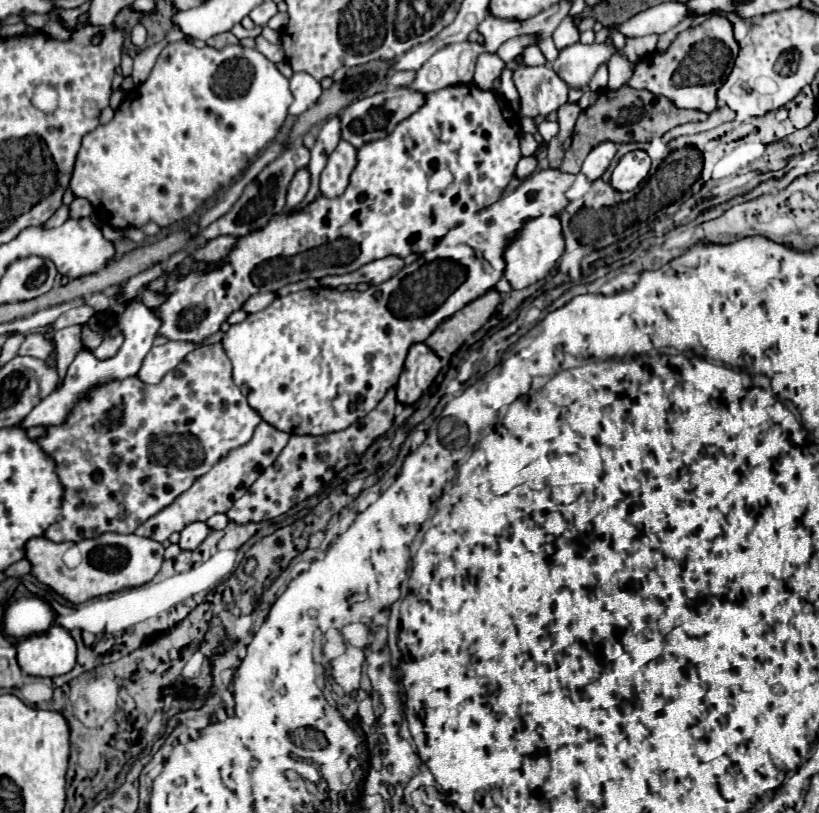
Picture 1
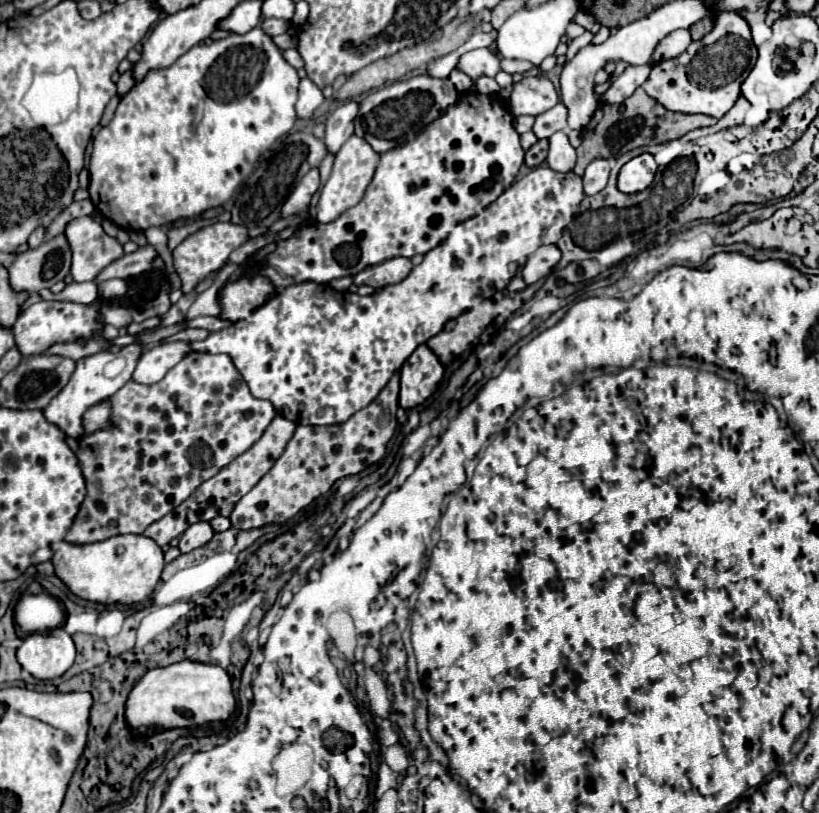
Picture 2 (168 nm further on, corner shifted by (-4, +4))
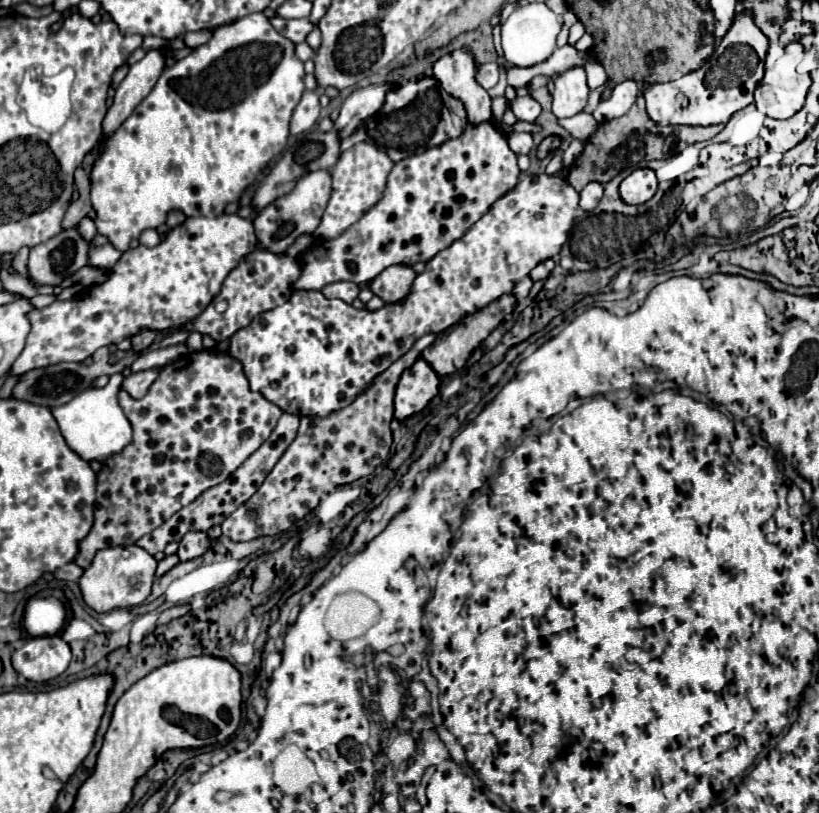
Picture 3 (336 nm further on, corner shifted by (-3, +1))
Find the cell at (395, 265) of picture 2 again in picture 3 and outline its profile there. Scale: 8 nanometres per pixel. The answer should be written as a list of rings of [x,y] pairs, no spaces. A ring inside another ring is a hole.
[[[391,265],[385,271],[381,271],[369,285],[369,289],[381,297],[385,303],[397,303],[401,301],[413,283],[417,273],[407,265]]]

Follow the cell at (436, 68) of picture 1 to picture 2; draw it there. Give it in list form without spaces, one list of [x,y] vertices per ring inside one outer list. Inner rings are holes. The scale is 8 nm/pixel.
[[[478,48],[478,50],[470,50],[466,52],[460,62],[458,68],[462,72],[466,72],[472,80],[480,78],[480,76],[490,76],[494,78],[500,72],[500,60],[488,50],[488,48]]]

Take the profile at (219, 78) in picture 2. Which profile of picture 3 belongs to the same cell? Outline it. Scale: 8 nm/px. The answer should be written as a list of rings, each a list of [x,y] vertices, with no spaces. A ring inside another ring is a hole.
[[[251,13],[243,19],[237,19],[235,23],[231,25],[223,25],[223,27],[217,27],[215,29],[215,35],[211,37],[209,43],[205,45],[199,45],[197,49],[193,49],[187,57],[175,61],[173,65],[169,65],[157,85],[153,87],[153,91],[135,107],[135,111],[121,123],[119,129],[115,129],[103,143],[103,149],[95,155],[95,163],[93,163],[93,169],[91,169],[91,203],[93,203],[93,209],[97,211],[97,219],[95,219],[95,225],[97,225],[97,231],[101,235],[105,235],[119,251],[127,251],[129,249],[129,243],[131,239],[137,239],[145,229],[157,229],[159,225],[165,223],[167,219],[167,213],[169,211],[183,211],[187,217],[215,217],[215,215],[221,215],[225,205],[227,203],[233,203],[241,197],[241,193],[255,181],[255,177],[259,175],[259,171],[275,157],[279,155],[285,145],[287,145],[287,139],[289,139],[289,121],[291,121],[291,113],[295,109],[295,105],[299,103],[301,99],[301,93],[305,91],[305,85],[303,85],[303,77],[305,77],[305,71],[303,71],[303,63],[295,57],[293,53],[293,43],[285,37],[281,37],[269,23],[269,19],[263,15],[263,13]]]

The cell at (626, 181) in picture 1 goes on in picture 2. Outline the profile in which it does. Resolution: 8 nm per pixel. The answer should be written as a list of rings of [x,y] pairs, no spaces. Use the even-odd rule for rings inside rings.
[[[652,154],[636,156],[622,166],[618,176],[618,190],[626,194],[642,192],[652,184],[654,172],[656,172],[656,162]]]

